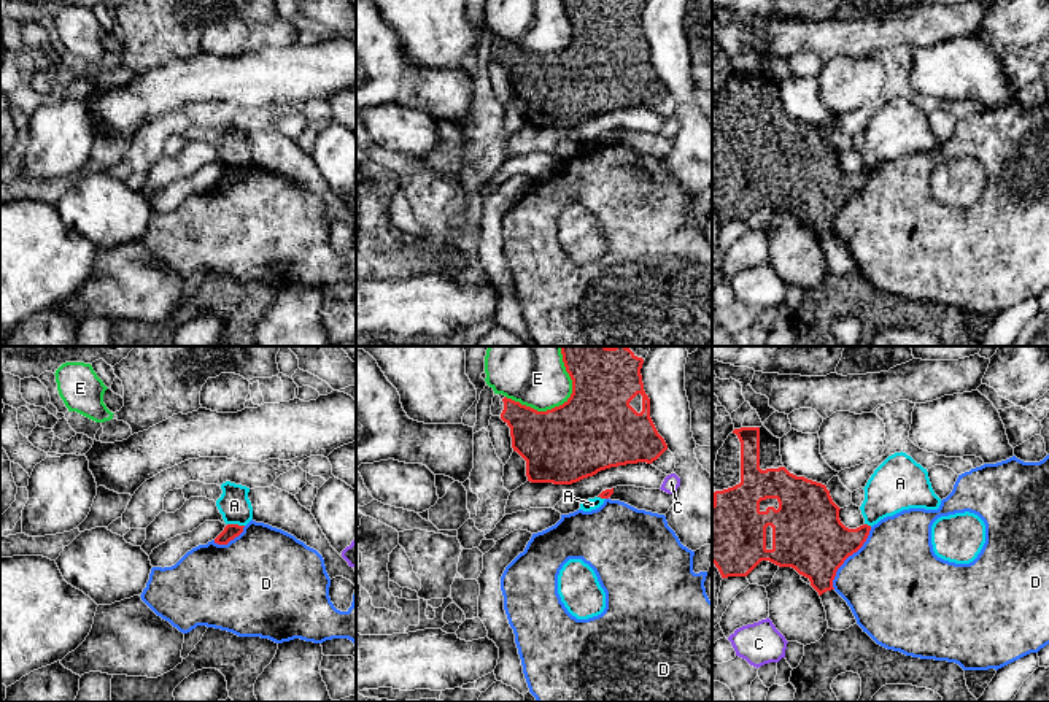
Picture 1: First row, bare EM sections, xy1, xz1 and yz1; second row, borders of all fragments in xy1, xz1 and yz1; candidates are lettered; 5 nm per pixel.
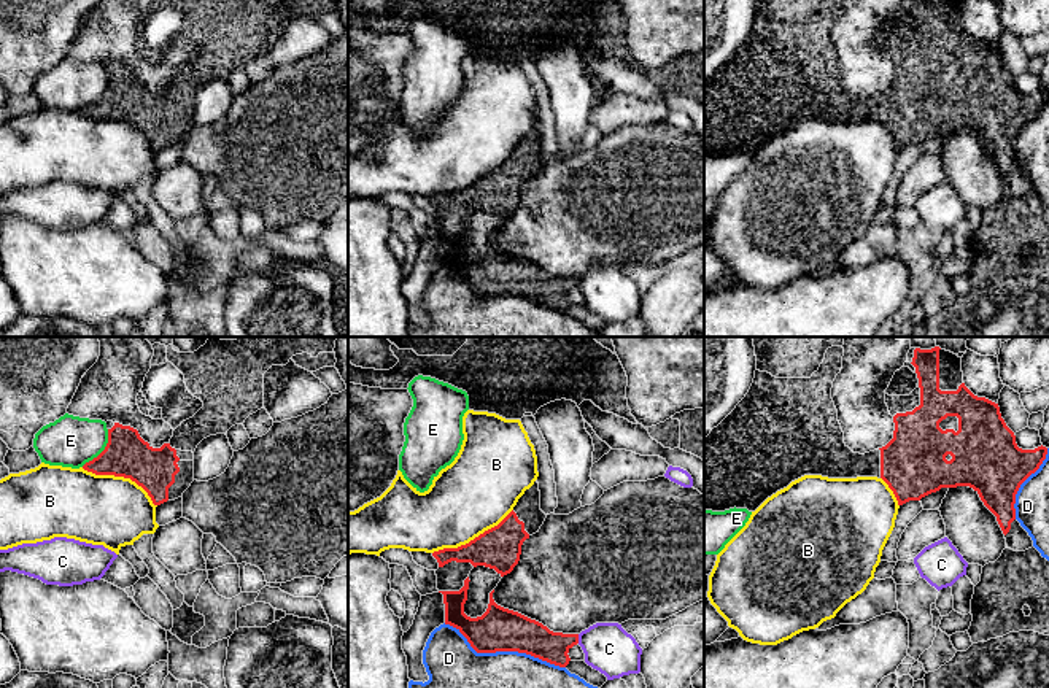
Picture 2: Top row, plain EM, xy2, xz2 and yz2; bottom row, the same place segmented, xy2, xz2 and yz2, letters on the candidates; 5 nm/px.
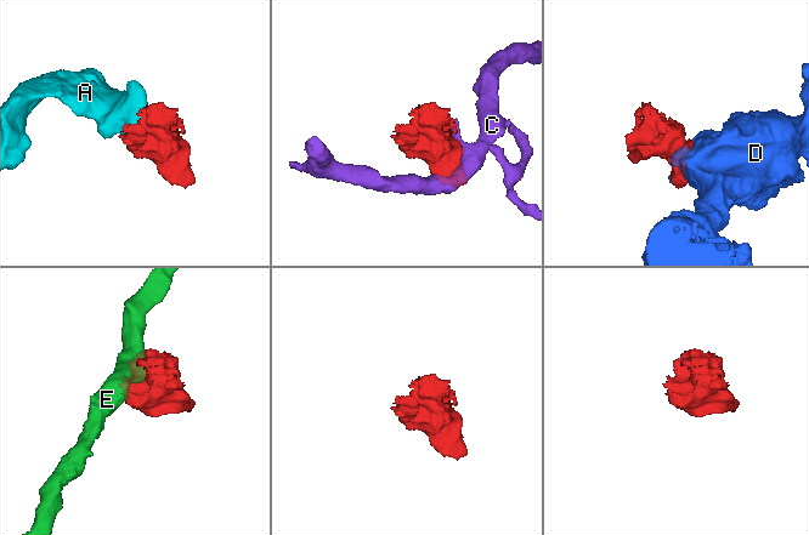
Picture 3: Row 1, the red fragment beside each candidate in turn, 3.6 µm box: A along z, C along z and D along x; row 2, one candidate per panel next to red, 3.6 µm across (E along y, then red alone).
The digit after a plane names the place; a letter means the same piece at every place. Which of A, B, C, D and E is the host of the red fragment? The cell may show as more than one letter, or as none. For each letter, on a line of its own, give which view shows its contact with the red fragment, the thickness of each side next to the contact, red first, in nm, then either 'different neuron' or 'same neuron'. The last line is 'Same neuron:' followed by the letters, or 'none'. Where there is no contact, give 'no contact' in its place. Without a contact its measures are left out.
A: meets red in xy1; 80 nm thick on the red side, 160 nm on the other; different neuron
B: meets red in xz2; 220 nm thick on the red side, 380 nm on the other; different neuron
C: meets red in xz2; 180 nm thick on the red side, 240 nm on the other; different neuron
D: meets red in xz2; 220 nm thick on the red side, 420 nm on the other; different neuron
E: meets red in xz1; 420 nm thick on the red side, 280 nm on the other; different neuron
Same neuron: none

